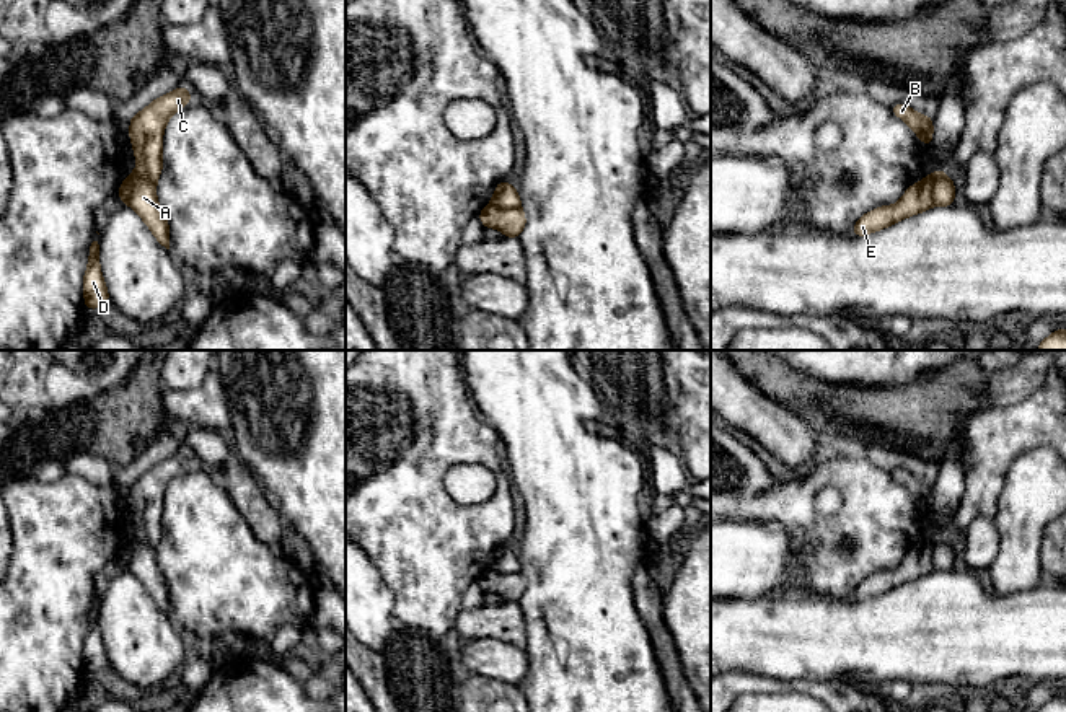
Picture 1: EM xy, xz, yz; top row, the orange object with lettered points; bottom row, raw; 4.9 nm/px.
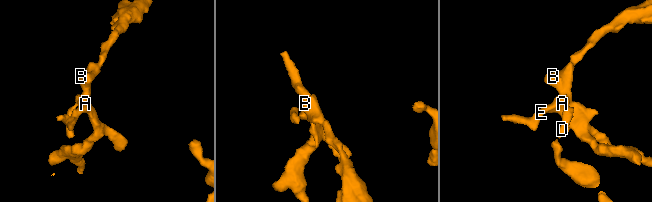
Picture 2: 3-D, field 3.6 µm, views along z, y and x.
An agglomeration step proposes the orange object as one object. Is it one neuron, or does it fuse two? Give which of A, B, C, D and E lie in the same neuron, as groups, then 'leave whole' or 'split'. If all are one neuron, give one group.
A E / B C D | split

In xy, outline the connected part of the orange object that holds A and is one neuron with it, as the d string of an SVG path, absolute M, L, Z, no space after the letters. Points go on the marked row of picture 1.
M139 168L130 173L129 179L130 196L122 202L134 209L156 241L170 249L170 225L156 199L156 184L153 184Z

